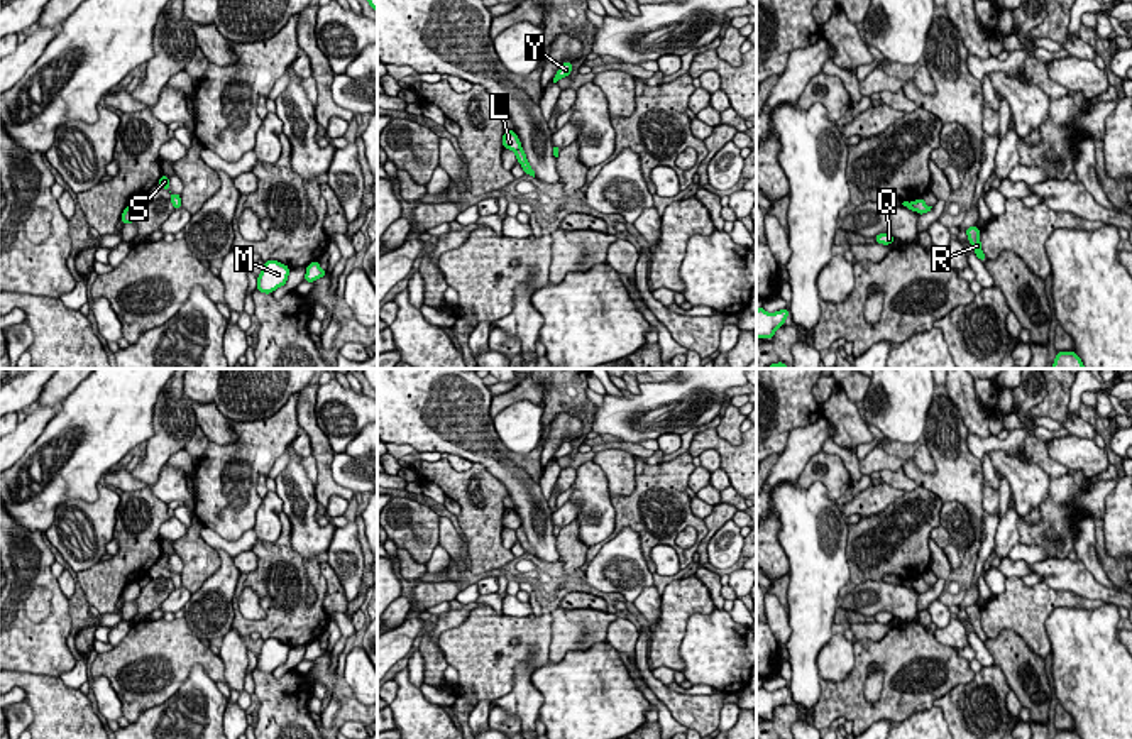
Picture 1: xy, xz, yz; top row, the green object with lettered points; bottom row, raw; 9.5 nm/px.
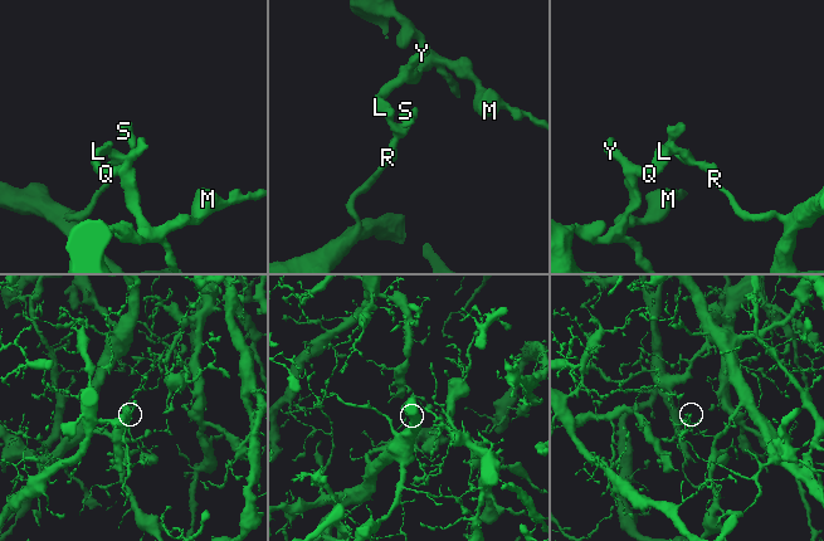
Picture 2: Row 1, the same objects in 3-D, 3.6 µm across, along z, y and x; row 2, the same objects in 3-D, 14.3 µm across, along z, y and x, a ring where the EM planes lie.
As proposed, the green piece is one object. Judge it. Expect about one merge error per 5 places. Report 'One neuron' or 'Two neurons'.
Two neurons

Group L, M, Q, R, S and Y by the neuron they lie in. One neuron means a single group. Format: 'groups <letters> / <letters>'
groups L M Q Y / R S

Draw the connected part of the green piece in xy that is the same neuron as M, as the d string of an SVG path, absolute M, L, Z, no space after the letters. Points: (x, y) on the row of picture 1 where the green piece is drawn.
M266 260L257 277L257 291L269 294L288 282L289 267L278 260Z

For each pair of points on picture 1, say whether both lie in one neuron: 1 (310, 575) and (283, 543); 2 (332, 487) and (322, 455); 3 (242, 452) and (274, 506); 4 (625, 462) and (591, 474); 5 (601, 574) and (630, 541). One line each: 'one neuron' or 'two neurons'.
1: one neuron
2: one neuron
3: two neurons
4: two neurons
5: one neuron

